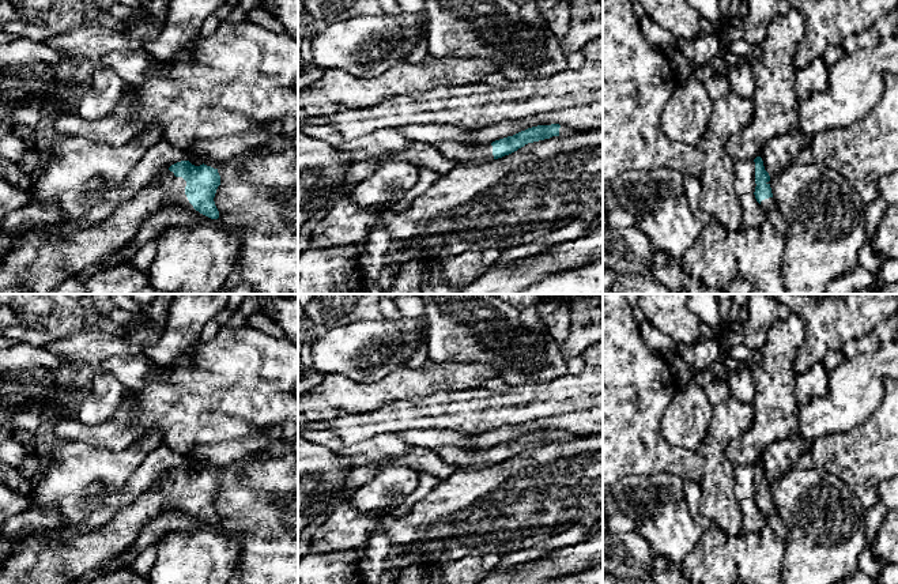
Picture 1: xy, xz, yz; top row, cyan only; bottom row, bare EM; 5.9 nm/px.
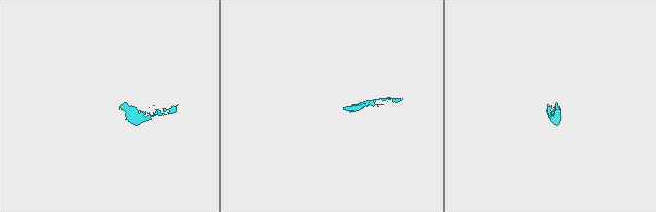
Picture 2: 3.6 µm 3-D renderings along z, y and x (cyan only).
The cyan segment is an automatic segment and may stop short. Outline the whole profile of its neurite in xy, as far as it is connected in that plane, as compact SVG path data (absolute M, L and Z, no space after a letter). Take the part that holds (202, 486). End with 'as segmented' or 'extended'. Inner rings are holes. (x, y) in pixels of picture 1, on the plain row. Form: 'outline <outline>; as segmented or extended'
outline M189 466L171 470L159 490L150 489L118 510L102 528L73 536L67 542L23 542L0 565L0 584L64 584L87 572L97 570L128 550L142 528L154 517L167 512L184 512L211 524L219 523L214 502L220 490L219 471L224 467L205 466L200 471Z; extended

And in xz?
outline M537 430L493 447L491 449L464 449L457 447L442 447L434 452L454 468L482 470L484 467L509 460L528 448L550 444L552 441L570 441L577 436L565 430Z; extended

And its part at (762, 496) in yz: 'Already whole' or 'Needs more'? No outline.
Needs more

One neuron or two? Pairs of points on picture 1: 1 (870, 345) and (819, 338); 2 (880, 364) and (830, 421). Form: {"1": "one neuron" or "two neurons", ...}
{"1": "two neurons", "2": "one neuron"}

